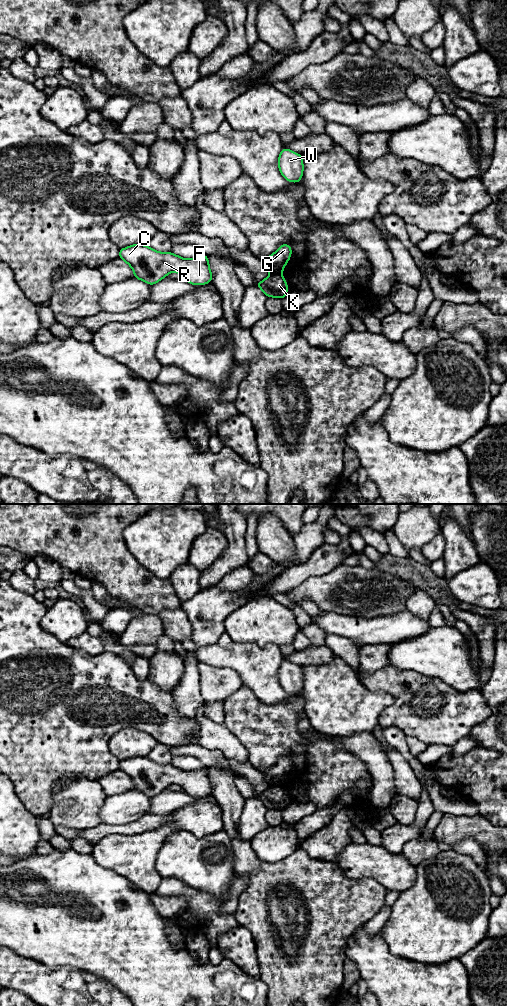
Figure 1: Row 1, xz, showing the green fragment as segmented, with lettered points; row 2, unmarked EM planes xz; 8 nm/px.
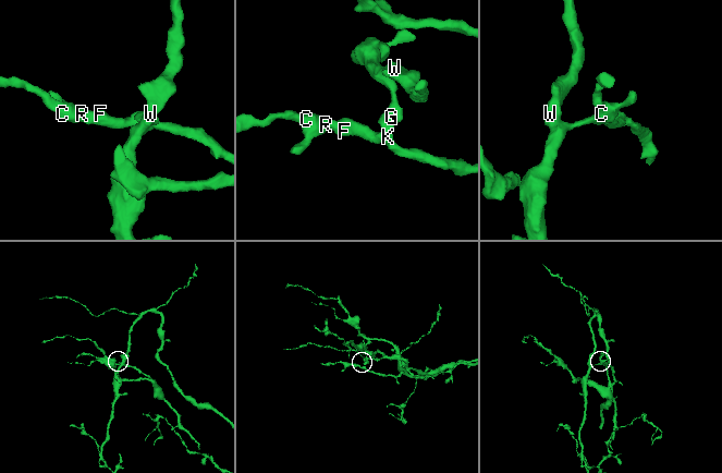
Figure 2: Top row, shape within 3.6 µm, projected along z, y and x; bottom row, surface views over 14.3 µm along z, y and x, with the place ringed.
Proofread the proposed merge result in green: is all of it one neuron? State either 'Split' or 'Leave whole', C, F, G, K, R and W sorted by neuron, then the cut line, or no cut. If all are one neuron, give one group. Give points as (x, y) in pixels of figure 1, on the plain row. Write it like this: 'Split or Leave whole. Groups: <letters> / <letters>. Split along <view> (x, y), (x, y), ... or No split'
Split. Groups: C F K R / G W. Split along xz (271, 785), (279, 786)

